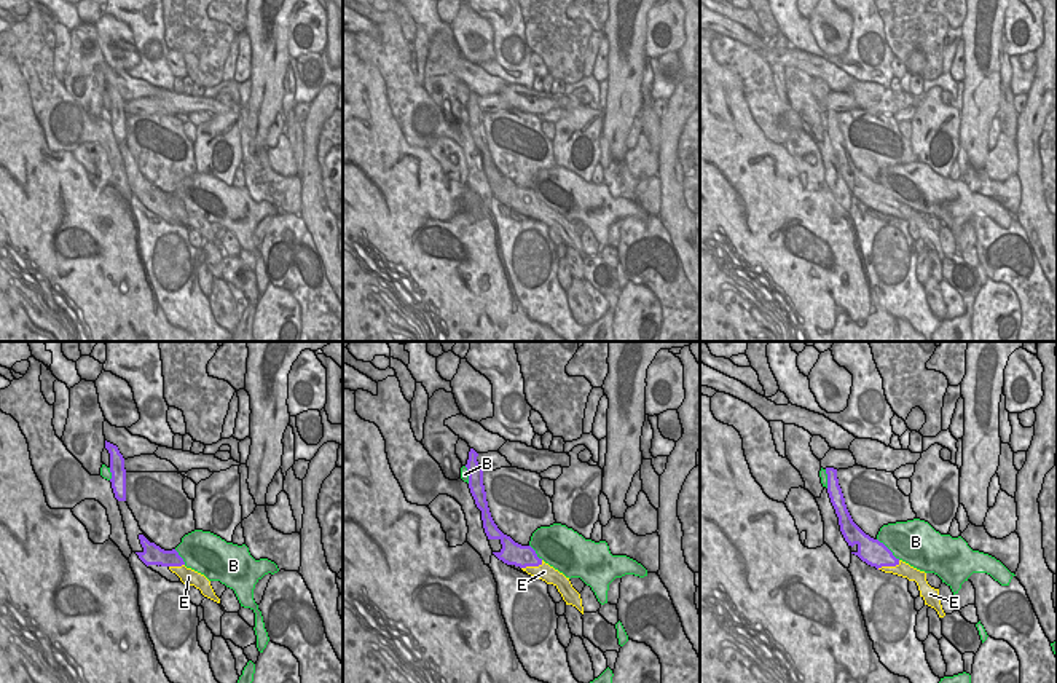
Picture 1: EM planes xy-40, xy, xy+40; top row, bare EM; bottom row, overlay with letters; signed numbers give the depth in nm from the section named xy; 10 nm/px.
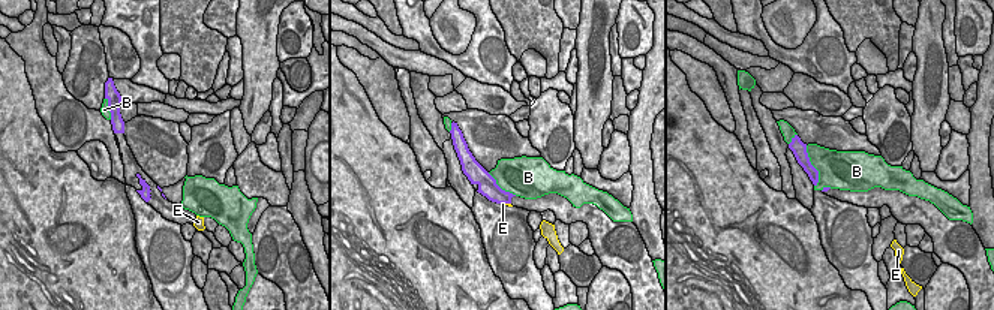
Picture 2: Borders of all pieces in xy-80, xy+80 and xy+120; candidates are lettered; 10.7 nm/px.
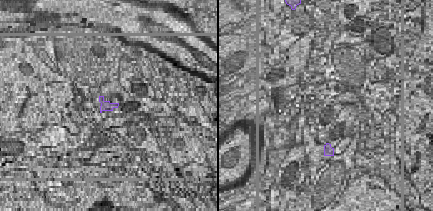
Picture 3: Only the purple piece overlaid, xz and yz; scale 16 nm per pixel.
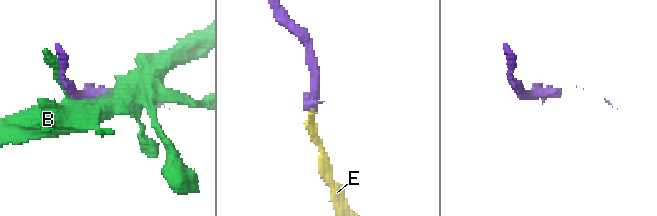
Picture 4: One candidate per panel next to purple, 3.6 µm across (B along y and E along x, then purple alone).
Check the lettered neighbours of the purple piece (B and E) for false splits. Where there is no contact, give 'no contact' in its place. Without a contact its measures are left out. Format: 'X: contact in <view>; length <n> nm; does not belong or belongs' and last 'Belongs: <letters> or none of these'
B: contact in xy+40; length 320 nm; does not belong
E: contact in xy+40; length 260 nm; belongs
Belongs: E

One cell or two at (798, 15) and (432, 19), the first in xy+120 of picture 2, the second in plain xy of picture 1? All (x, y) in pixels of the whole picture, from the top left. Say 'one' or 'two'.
two

